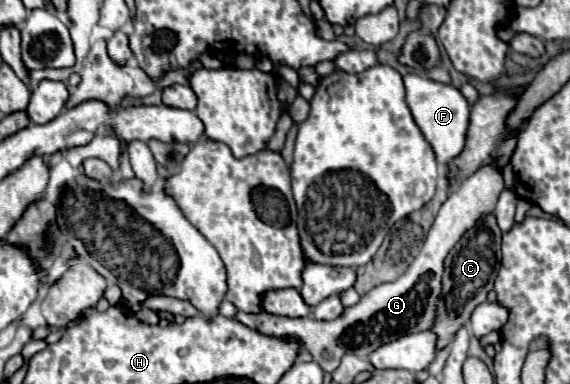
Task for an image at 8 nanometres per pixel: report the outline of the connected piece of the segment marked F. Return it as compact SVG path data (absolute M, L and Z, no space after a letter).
M417 73L405 75L403 83L405 83L405 101L411 109L411 115L417 123L417 127L421 129L423 137L433 147L437 161L441 165L447 165L451 159L455 159L455 155L459 155L459 151L463 151L463 145L465 145L465 133L467 133L467 125L469 125L469 105L465 101L465 97L461 95L459 89L437 83L429 77L417 75Z

